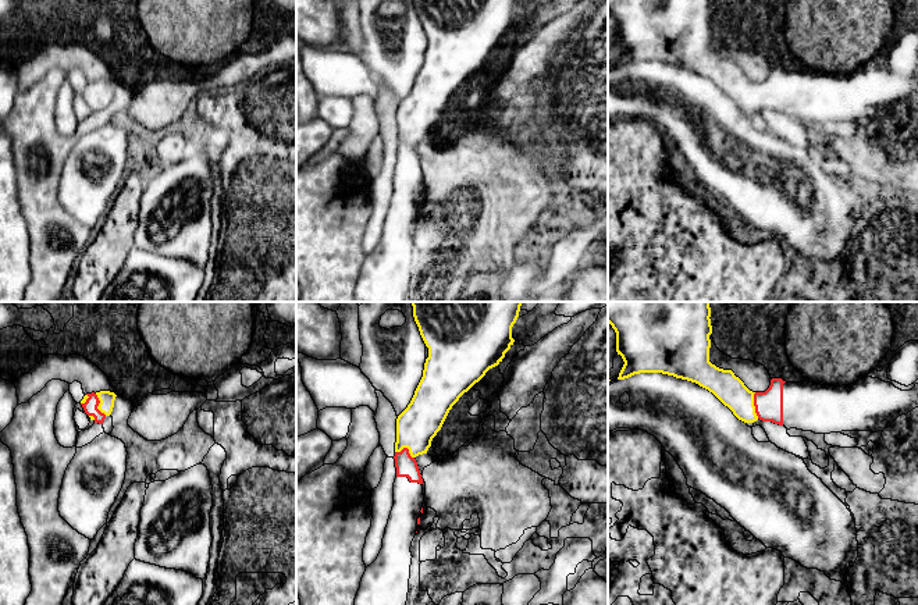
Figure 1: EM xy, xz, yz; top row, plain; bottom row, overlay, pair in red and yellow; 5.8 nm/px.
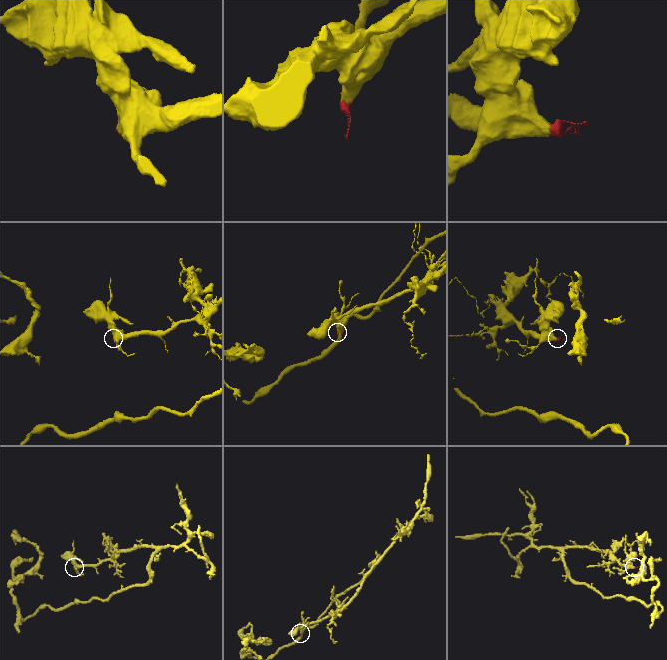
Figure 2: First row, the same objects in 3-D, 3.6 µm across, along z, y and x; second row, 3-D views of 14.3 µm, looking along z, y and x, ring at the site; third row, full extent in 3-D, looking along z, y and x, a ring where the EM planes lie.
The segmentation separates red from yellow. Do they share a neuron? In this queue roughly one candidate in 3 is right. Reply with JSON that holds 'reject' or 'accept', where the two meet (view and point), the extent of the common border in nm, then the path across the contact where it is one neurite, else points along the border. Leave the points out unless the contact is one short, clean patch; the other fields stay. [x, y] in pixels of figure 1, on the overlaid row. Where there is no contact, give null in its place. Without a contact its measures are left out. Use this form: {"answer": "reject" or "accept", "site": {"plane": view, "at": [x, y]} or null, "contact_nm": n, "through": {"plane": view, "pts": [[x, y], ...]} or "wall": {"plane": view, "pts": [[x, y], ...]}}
{"answer": "accept", "site": {"plane": "yz", "at": [754, 405]}, "contact_nm": 150, "through": {"plane": "yz", "pts": [[768, 405], [754, 405], [746, 405], [723, 384]]}}

